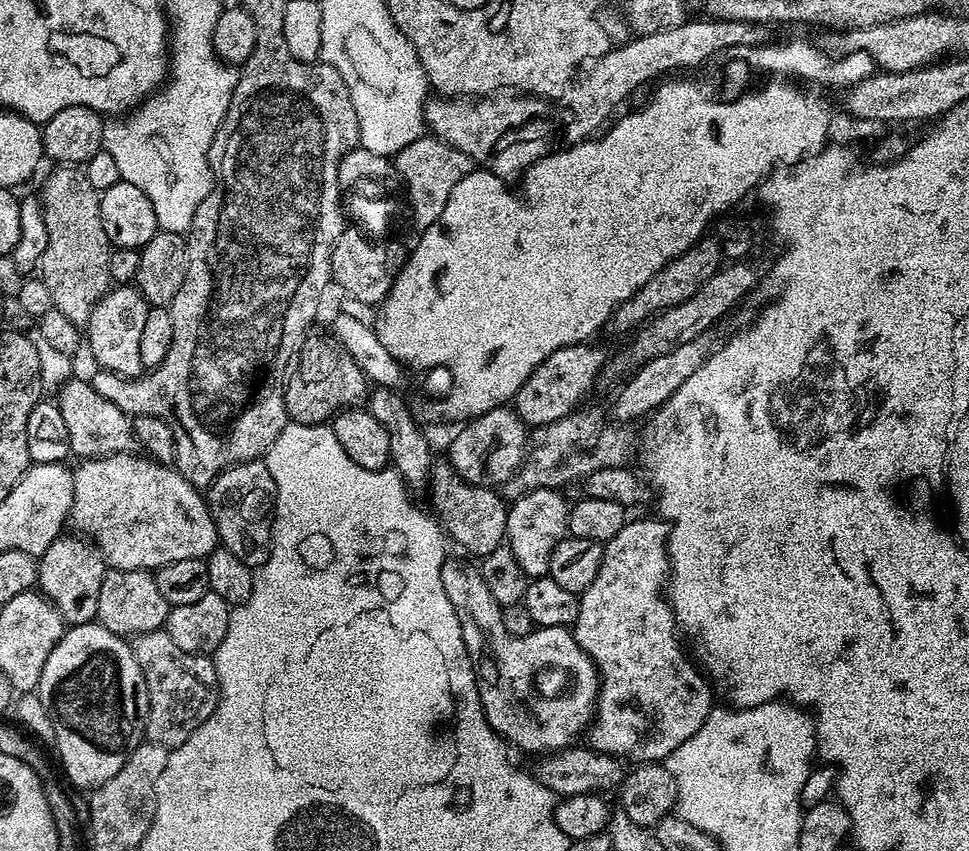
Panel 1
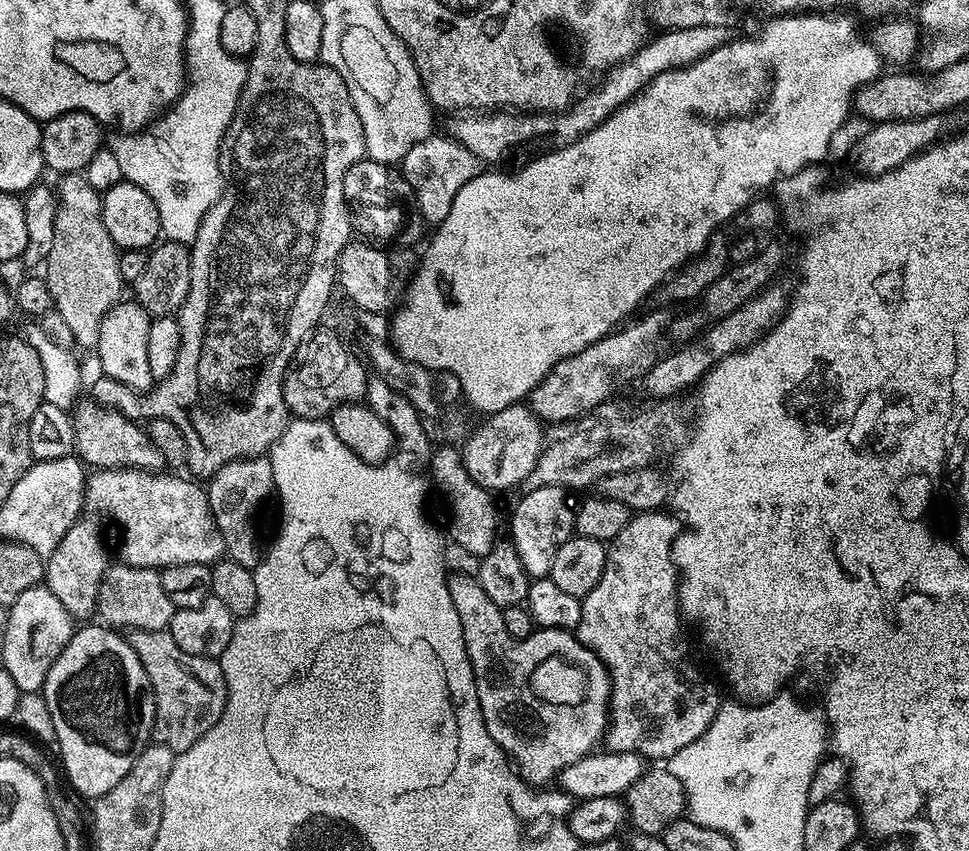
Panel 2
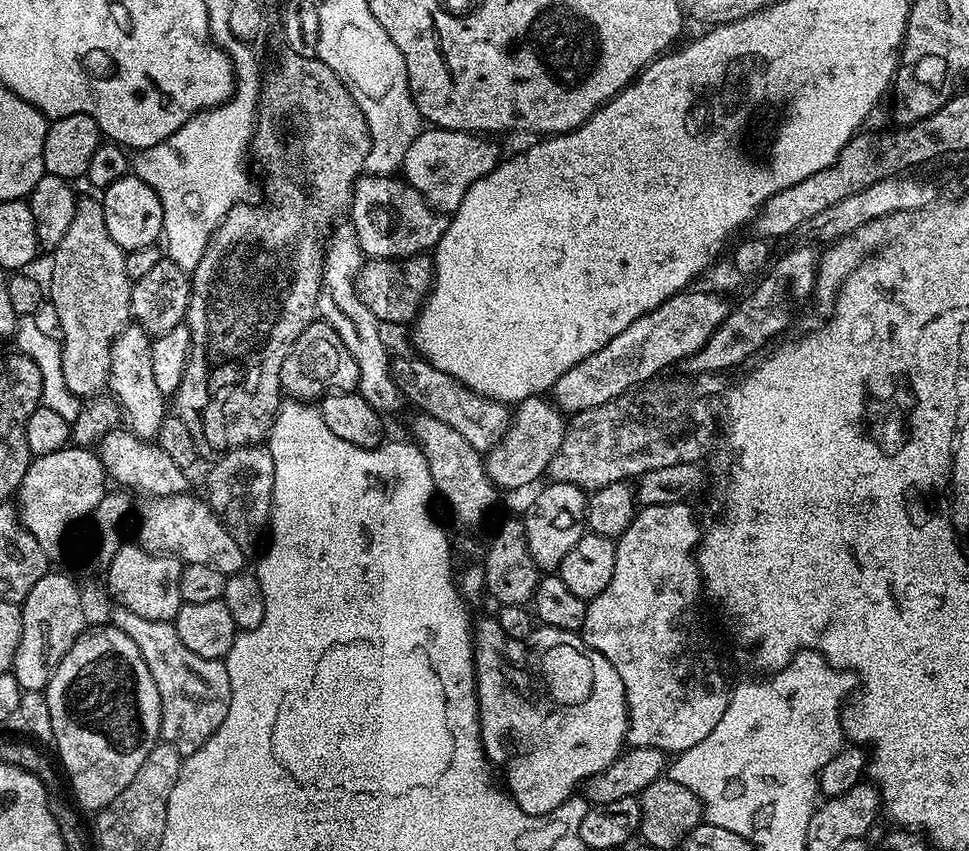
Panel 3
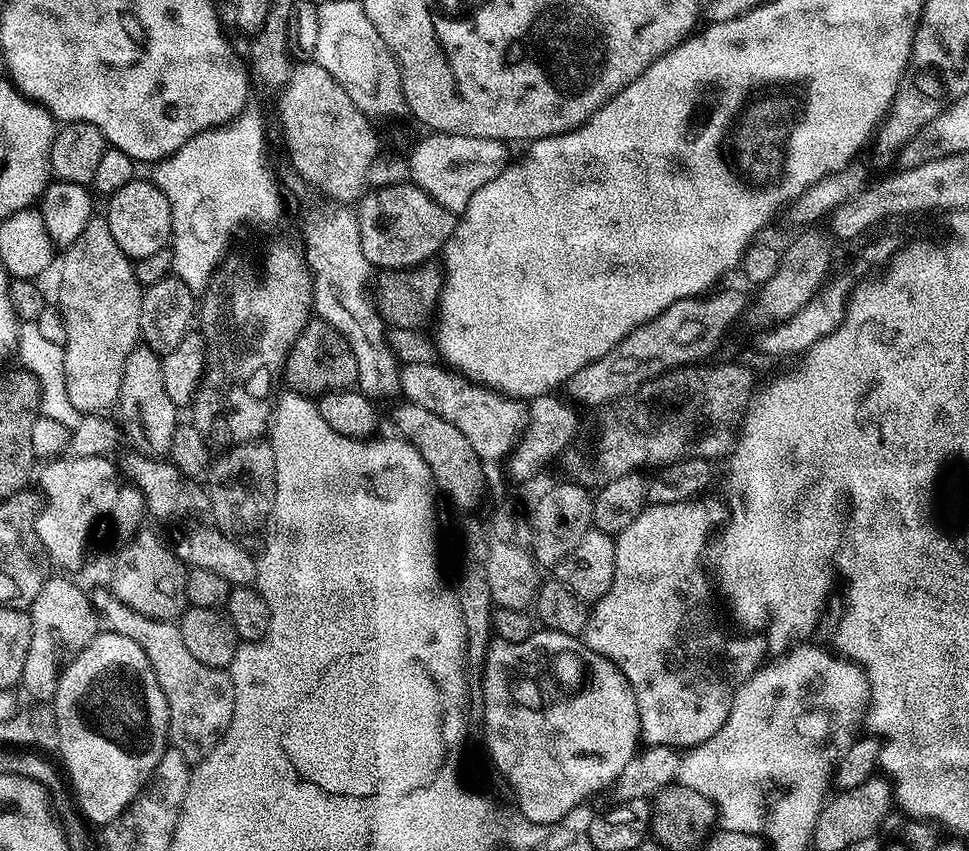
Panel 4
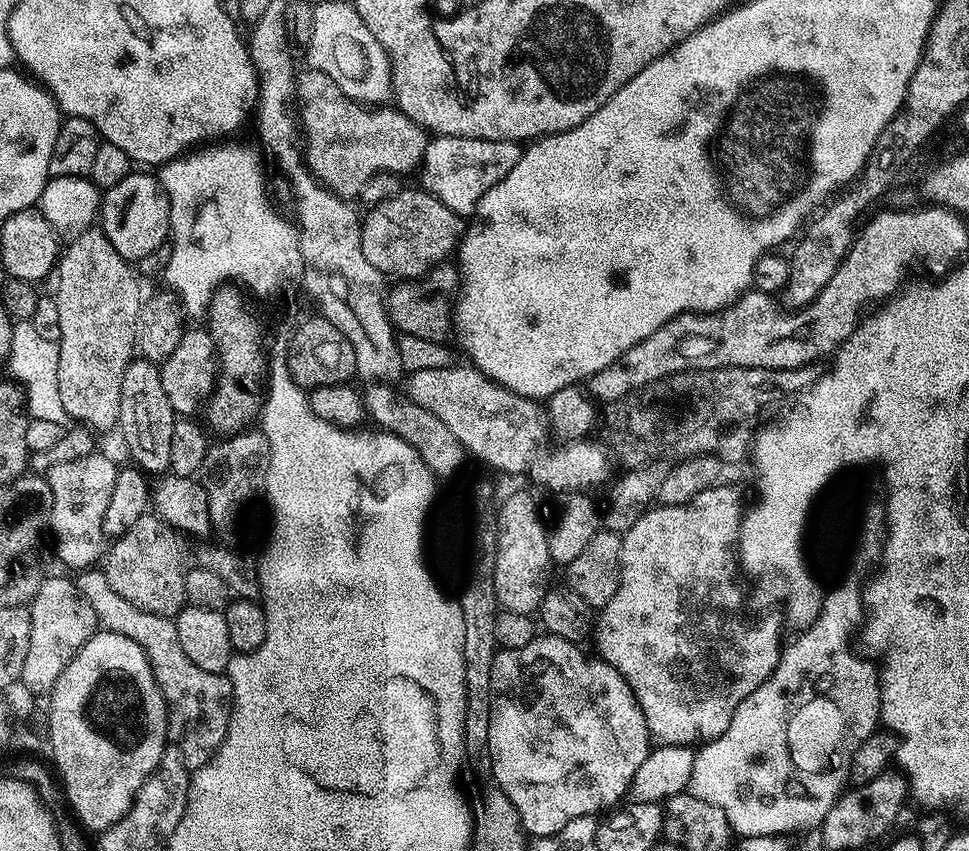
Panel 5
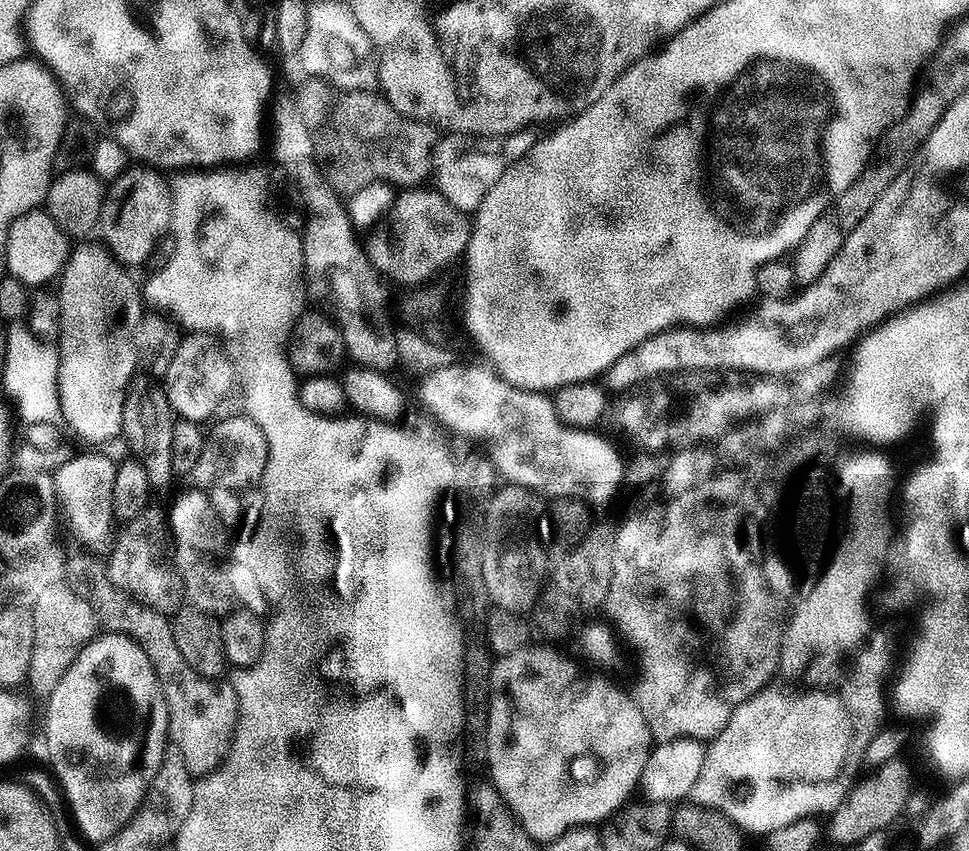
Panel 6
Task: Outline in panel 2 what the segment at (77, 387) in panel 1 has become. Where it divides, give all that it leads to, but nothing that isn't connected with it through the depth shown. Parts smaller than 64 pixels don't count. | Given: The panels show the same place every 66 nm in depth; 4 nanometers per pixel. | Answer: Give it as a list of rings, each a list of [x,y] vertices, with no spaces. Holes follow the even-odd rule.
[[[94,402],[87,403],[75,405],[72,425],[76,431],[75,455],[89,469],[137,468],[142,472],[156,474],[165,467],[164,455],[137,421],[128,419],[121,412],[102,408]]]

